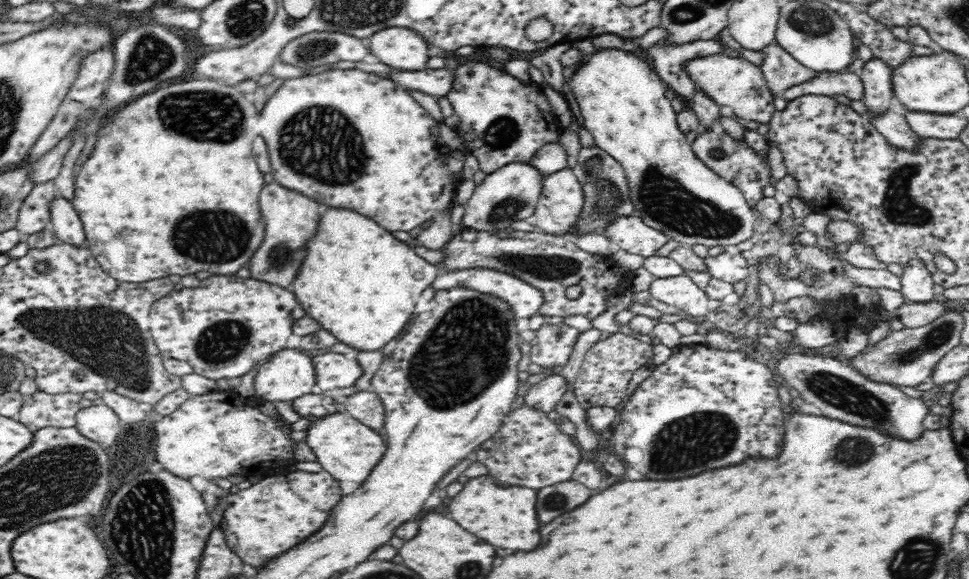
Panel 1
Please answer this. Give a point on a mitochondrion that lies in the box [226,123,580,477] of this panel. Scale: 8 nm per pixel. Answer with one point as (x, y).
(467, 351)

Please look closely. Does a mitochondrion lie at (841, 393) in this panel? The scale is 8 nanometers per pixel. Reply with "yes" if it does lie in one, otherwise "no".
yes

